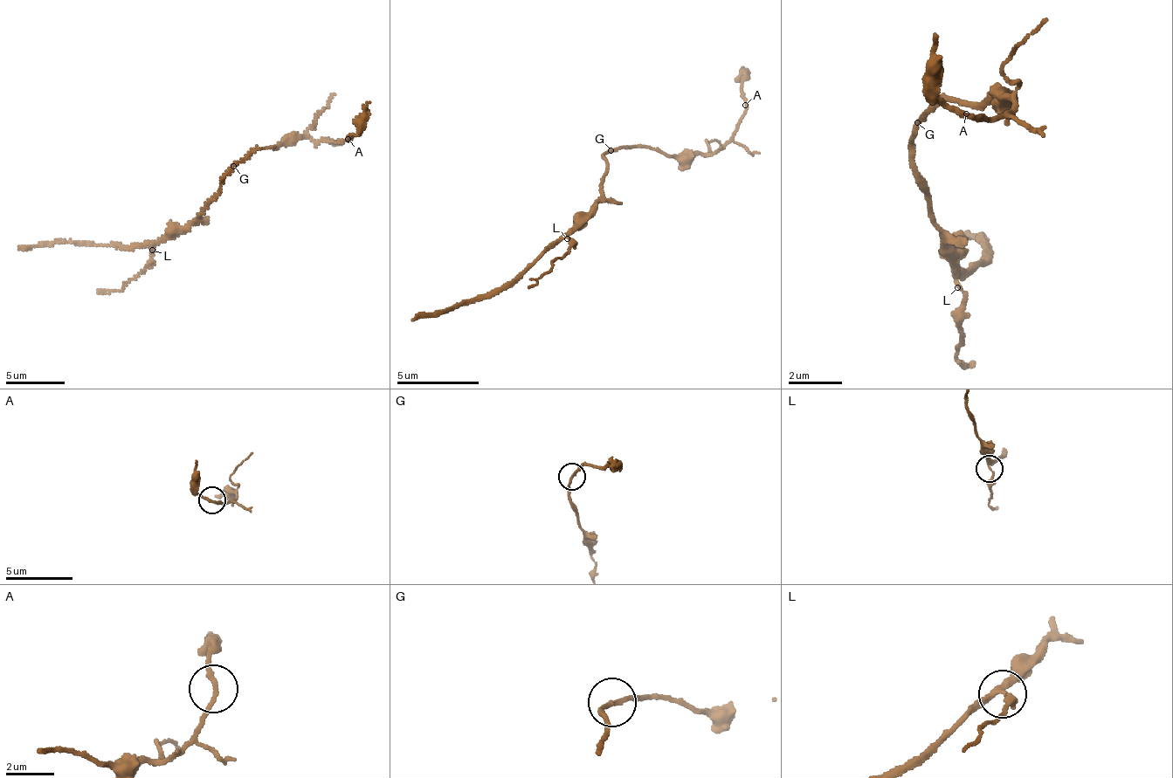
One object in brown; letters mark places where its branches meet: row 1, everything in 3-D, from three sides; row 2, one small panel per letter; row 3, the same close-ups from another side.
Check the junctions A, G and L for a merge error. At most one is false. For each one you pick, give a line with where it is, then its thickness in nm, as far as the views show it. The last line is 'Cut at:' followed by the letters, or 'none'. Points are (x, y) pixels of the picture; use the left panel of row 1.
Cut at: none

